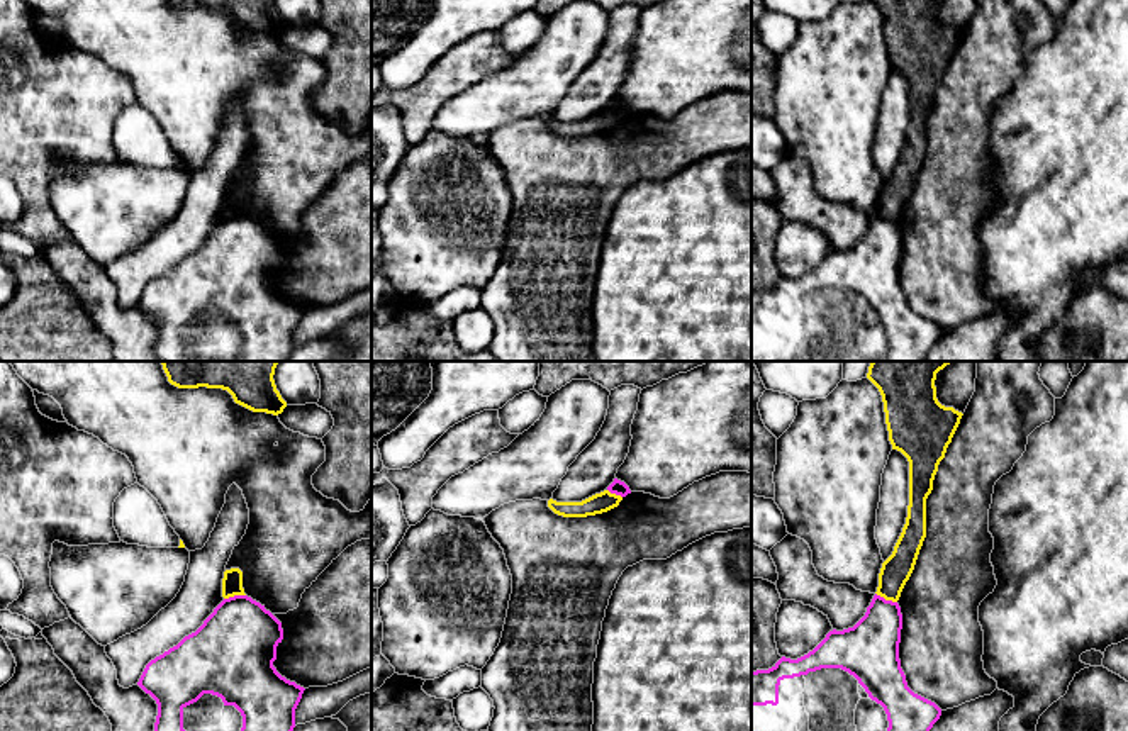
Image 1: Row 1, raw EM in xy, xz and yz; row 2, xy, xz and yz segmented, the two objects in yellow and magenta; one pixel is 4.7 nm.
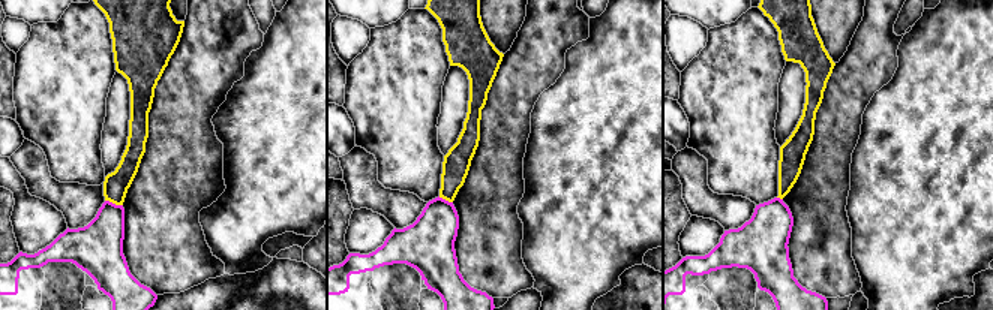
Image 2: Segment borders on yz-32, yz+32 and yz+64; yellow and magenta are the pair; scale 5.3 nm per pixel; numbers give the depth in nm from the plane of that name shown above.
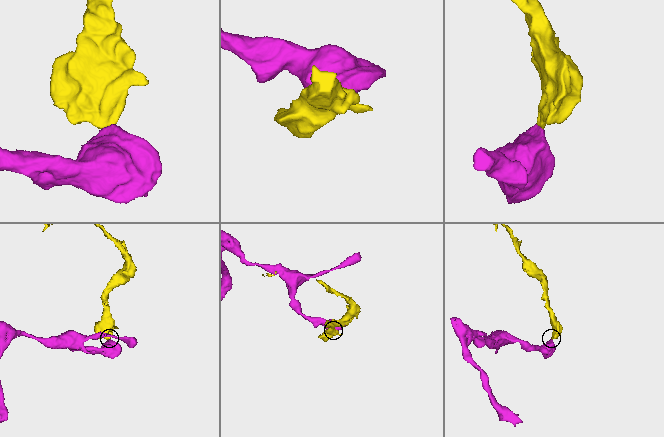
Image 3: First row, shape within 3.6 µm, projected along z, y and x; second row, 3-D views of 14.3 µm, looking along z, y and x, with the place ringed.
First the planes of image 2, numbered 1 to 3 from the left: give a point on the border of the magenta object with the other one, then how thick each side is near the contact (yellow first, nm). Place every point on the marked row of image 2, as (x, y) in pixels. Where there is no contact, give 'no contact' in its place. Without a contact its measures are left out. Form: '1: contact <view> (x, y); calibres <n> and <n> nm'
1: contact yz-32 (114, 202); calibres 140 and 260 nm
2: contact yz+32 (446, 199); calibres 150 and 280 nm
3: contact yz+64 (780, 198); calibres 140 and 260 nm

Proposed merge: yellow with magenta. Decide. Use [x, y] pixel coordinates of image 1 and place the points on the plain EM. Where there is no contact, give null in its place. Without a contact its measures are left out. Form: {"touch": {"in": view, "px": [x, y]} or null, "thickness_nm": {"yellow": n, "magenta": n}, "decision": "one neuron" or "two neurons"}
{"touch": {"in": "xy", "px": [234, 214]}, "thickness_nm": {"yellow": 100, "magenta": 380}, "decision": "two neurons"}

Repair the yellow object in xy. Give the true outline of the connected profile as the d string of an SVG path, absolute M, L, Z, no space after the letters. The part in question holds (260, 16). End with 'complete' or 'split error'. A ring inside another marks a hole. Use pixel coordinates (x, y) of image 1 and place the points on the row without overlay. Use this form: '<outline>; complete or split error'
M168 0L178 8L222 8L234 22L253 31L278 36L287 27L276 10L275 0Z; complete

